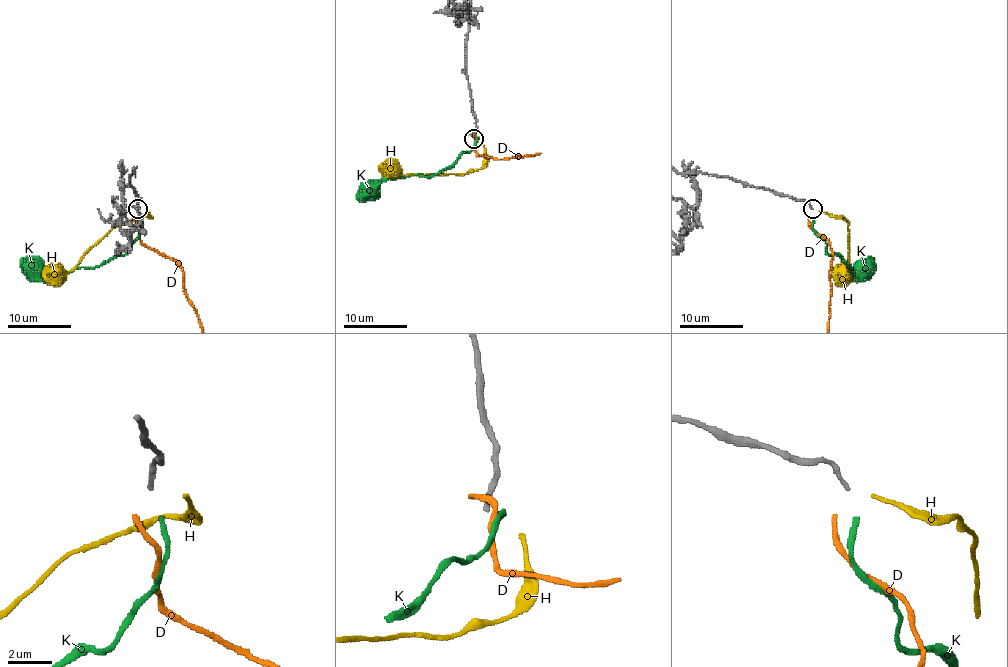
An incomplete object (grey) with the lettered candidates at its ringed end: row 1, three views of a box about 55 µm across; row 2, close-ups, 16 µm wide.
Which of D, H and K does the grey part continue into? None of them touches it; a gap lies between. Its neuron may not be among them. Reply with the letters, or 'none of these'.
none of these

